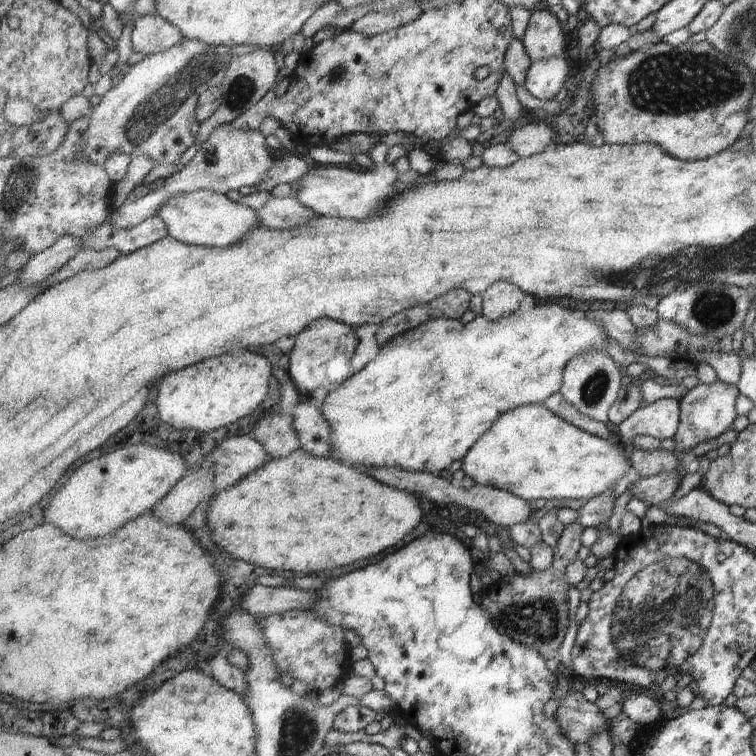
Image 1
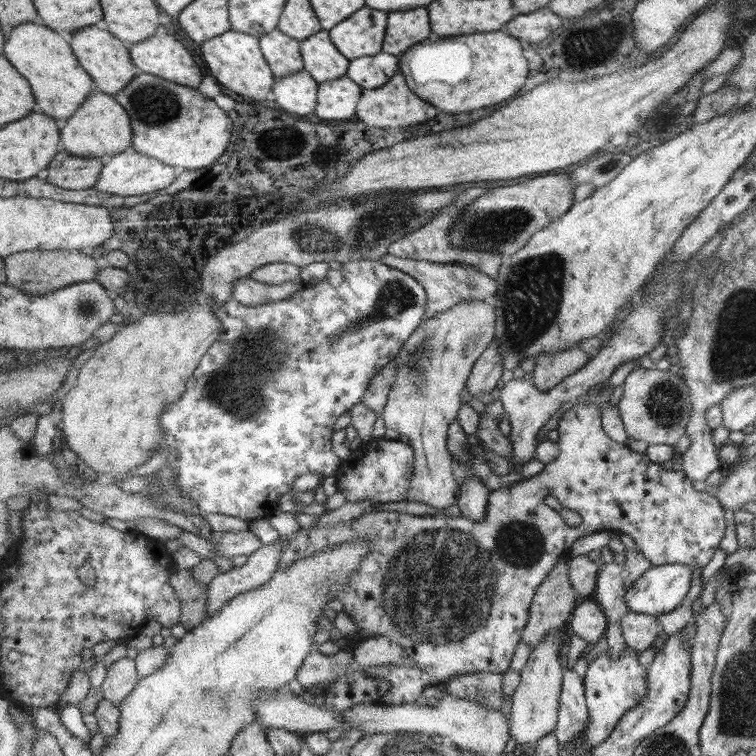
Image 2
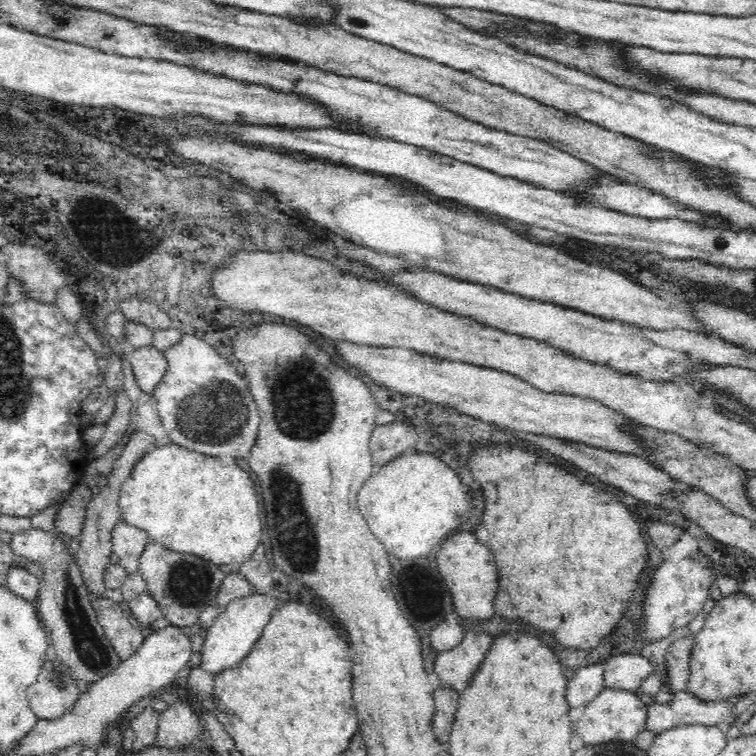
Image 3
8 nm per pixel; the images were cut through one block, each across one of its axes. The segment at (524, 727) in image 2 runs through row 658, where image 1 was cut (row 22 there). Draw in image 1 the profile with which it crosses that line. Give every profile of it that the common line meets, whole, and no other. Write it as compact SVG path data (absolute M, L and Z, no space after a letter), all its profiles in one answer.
M543 6L532 12L522 41L533 61L549 57L564 58L563 36L565 34L566 29L557 20L555 12Z

